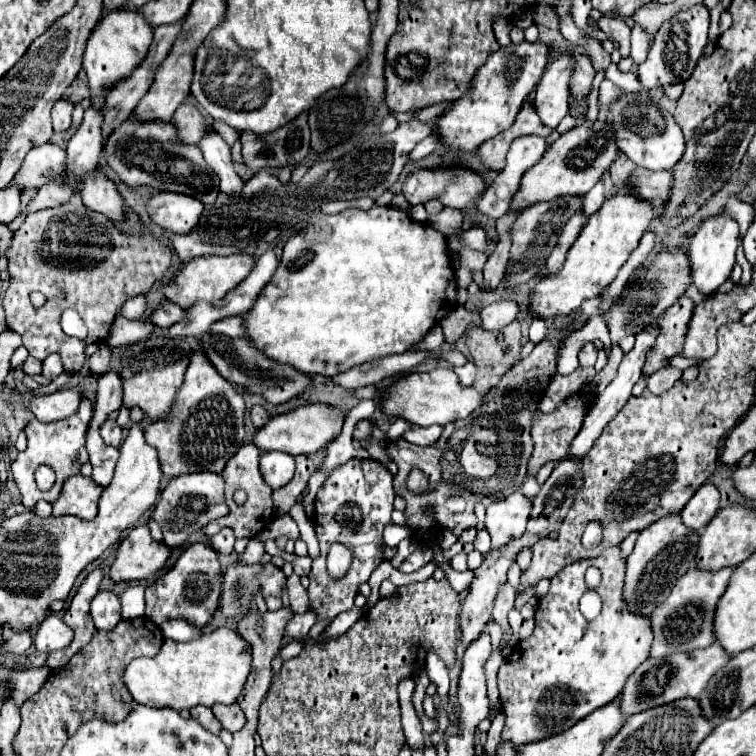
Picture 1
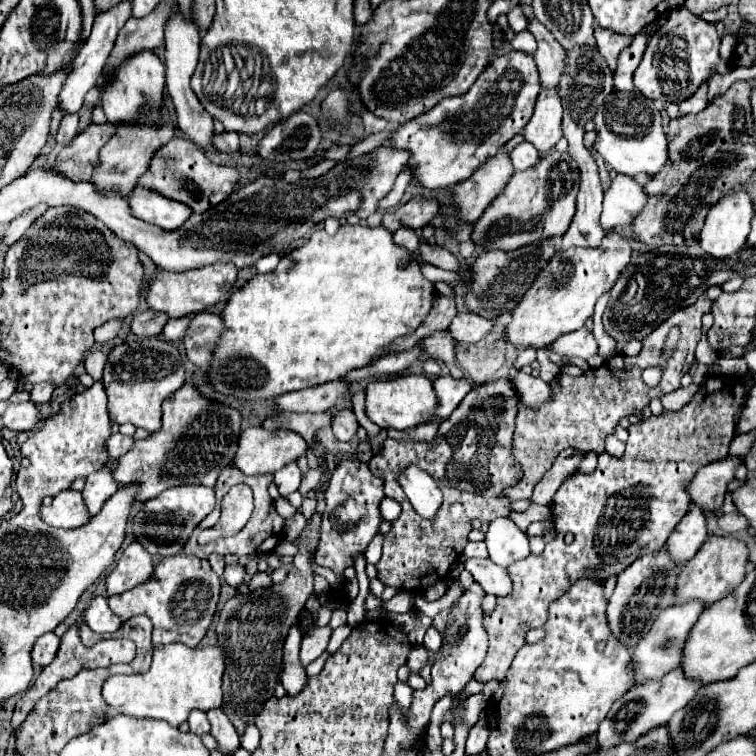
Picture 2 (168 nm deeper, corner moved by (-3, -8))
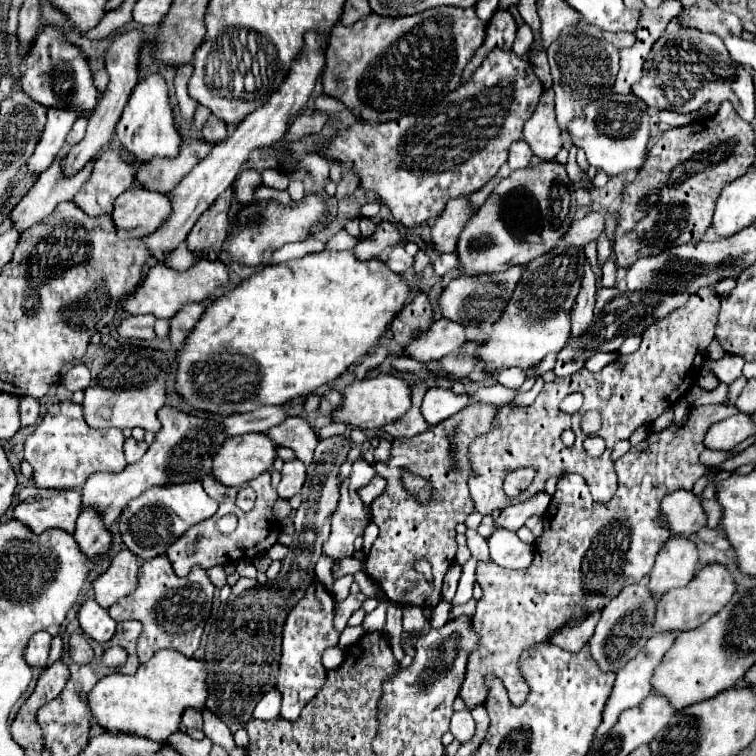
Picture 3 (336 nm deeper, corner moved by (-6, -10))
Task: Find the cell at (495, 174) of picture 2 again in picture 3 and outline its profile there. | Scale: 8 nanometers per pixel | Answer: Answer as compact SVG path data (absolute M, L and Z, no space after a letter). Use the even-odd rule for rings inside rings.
M464 196L454 198L446 204L444 214L434 220L434 226L430 230L430 244L438 254L456 250L460 230L466 226L470 214L472 210L468 206L468 198Z

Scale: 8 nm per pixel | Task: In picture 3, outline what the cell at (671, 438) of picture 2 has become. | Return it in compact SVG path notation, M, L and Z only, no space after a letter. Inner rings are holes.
M690 406L686 414L684 426L672 424L670 428L650 434L642 444L632 446L626 456L622 456L616 462L616 474L618 474L618 492L616 496L606 502L594 502L590 496L590 490L580 478L580 474L566 474L558 480L556 494L552 496L552 502L544 514L544 532L534 544L534 562L528 570L504 570L496 566L494 562L478 562L476 568L476 582L482 588L482 598L476 606L474 616L470 618L472 630L480 636L478 646L468 656L466 676L460 686L458 696L464 700L466 708L472 710L480 706L488 694L488 688L484 686L484 676L494 674L498 676L510 696L510 702L524 704L530 688L522 676L520 670L520 656L542 642L550 642L552 634L566 628L576 626L590 614L594 614L598 608L604 608L602 602L592 600L592 594L600 596L616 596L624 586L640 582L654 566L654 558L658 550L668 540L668 534L656 526L656 514L660 514L660 502L664 496L676 492L676 490L692 490L694 482L706 474L706 466L698 462L698 456L704 450L704 436L712 424L718 420L724 420L728 416L734 416L738 410L732 406Z

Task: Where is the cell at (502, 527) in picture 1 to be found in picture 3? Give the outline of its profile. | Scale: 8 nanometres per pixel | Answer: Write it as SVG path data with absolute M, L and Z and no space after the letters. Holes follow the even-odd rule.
M496 530L488 538L488 544L492 562L496 562L502 568L524 570L534 558L534 548L530 544L524 544L514 532L508 530Z

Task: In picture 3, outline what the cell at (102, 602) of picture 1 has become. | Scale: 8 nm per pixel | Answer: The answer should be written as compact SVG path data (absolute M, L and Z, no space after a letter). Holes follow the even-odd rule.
M86 600L78 612L80 628L96 642L108 642L116 630L116 622L106 608L98 606L94 600Z

